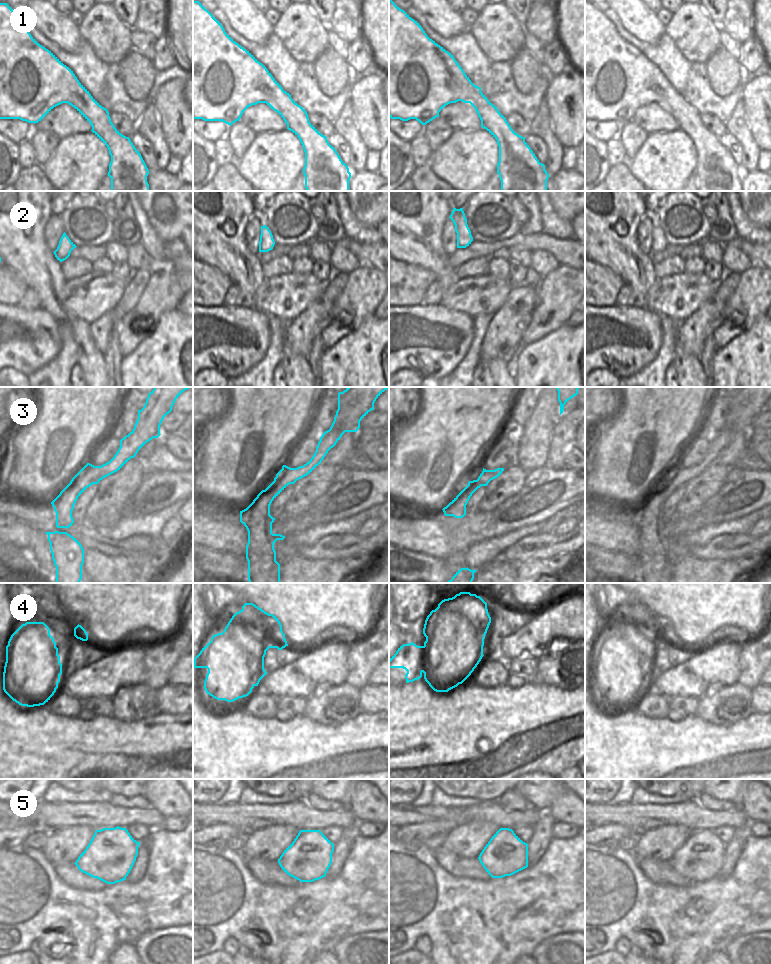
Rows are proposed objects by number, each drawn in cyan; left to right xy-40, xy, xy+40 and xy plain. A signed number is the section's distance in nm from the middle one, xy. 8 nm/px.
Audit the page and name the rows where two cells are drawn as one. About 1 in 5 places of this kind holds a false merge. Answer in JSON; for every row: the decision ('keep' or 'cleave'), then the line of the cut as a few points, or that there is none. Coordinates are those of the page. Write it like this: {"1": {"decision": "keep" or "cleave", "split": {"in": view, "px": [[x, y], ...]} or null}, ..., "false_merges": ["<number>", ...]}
{"1": {"decision": "keep", "split": null}, "2": {"decision": "keep", "split": null}, "3": {"decision": "keep", "split": null}, "4": {"decision": "keep", "split": null}, "5": {"decision": "keep", "split": null}, "false_merges": []}

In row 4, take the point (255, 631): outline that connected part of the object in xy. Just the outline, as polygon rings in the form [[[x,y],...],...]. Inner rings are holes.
[[[245,603],[239,612],[236,612],[222,633],[212,636],[211,641],[202,648],[194,658],[194,668],[207,668],[208,673],[204,681],[204,689],[207,694],[217,700],[233,702],[239,698],[248,696],[260,680],[267,674],[264,669],[264,657],[269,648],[282,650],[288,646],[282,625],[278,618],[269,614],[253,603]]]

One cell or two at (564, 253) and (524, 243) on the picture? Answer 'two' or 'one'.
one

